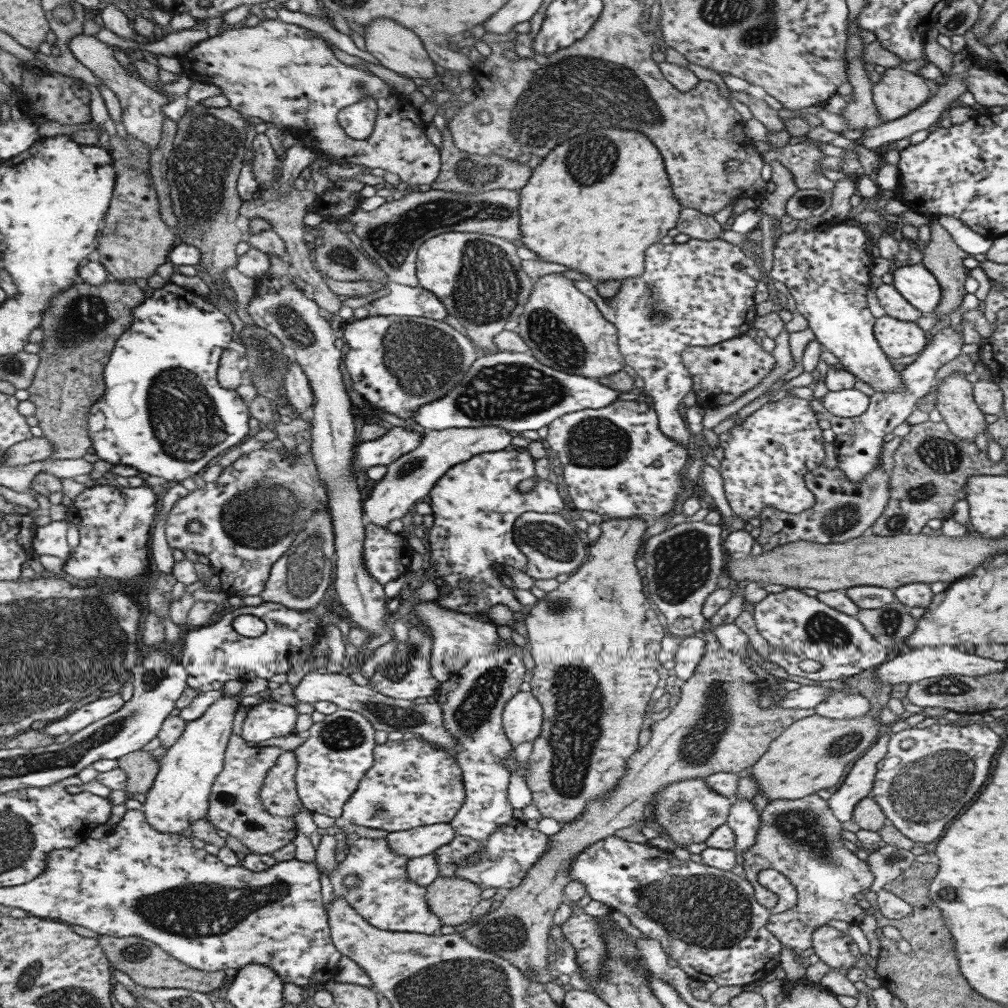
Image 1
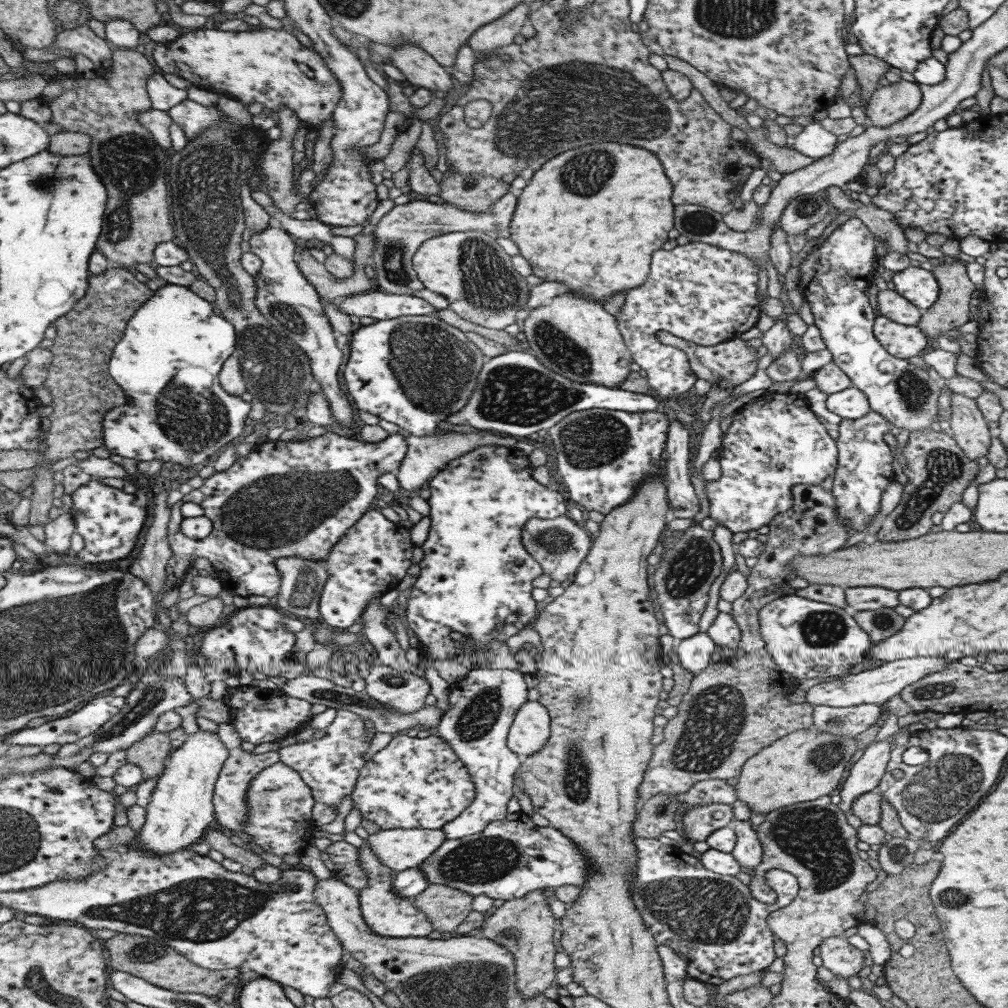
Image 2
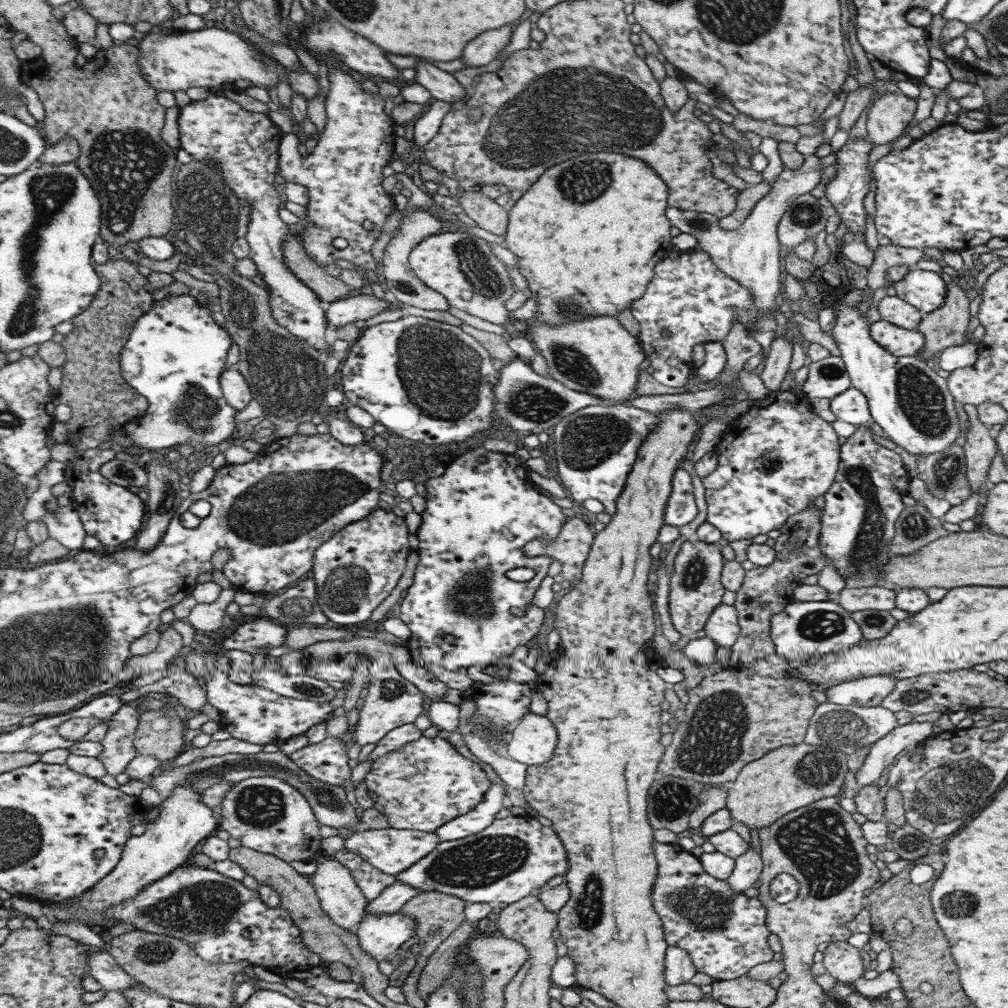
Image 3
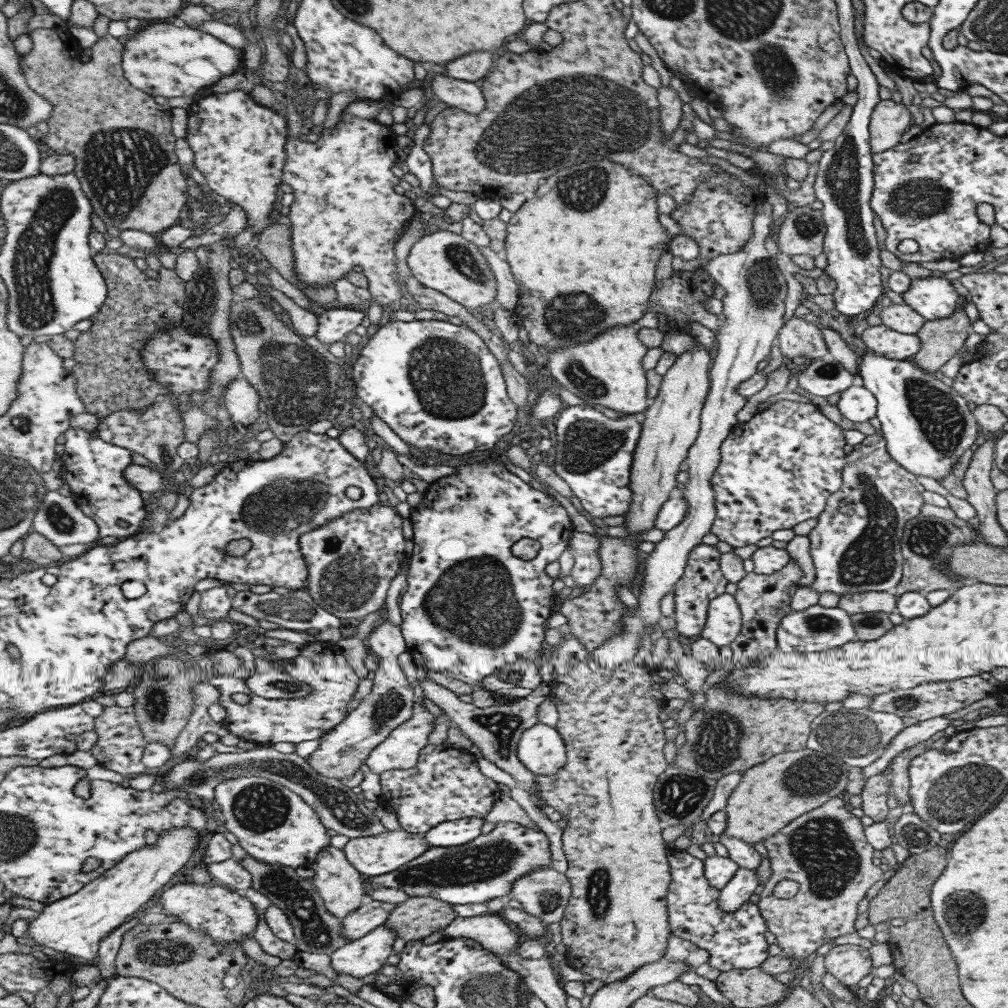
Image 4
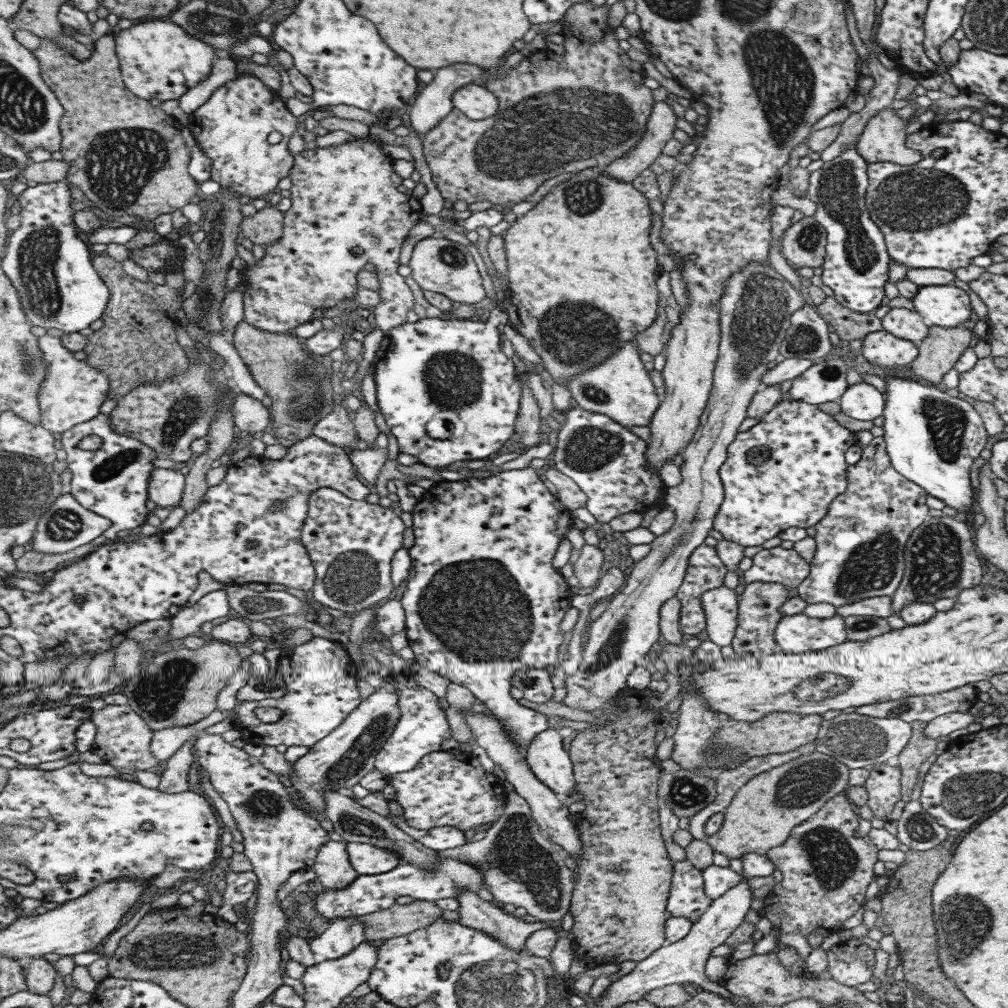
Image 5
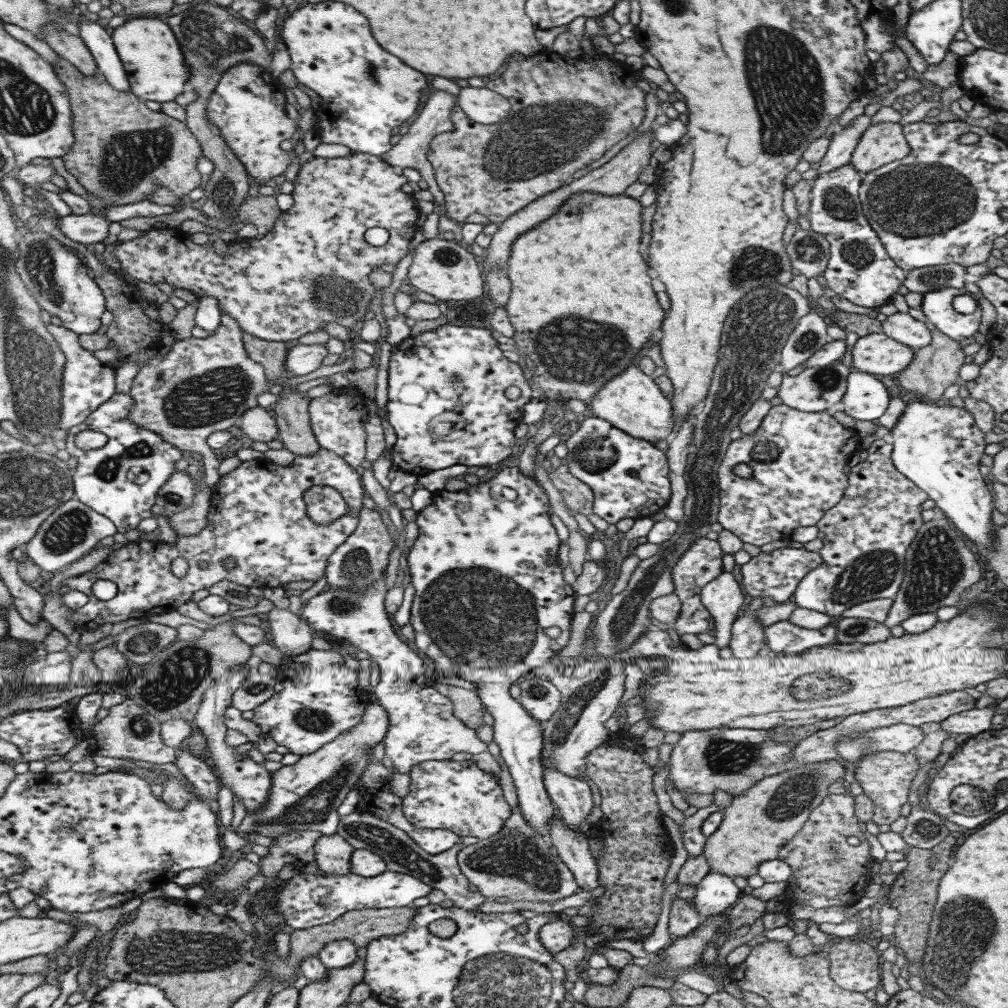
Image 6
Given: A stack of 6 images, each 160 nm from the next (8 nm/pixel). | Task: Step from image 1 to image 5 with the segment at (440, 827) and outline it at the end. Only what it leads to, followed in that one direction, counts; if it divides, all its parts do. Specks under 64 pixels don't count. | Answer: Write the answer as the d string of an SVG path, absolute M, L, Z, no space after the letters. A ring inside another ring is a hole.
M348 842L345 845L349 862L358 875L389 872L400 863L398 854L389 849L358 842Z

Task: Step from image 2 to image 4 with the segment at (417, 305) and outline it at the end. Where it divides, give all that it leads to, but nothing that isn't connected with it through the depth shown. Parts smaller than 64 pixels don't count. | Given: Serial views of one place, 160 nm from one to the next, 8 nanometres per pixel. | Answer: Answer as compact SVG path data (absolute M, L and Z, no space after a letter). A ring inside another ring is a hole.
M326 307L316 314L317 331L314 336L325 347L332 342L343 341L345 336L361 324L363 317L361 307Z

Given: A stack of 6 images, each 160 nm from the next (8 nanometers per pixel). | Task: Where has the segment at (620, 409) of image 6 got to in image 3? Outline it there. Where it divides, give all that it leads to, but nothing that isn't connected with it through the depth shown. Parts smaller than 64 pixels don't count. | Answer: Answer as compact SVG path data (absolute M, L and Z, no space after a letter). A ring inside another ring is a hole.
M587 316L581 320L547 326L532 320L523 326L531 326L531 340L538 353L545 358L546 372L548 376L564 384L571 390L584 392L599 399L607 400L609 404L616 405L634 399L637 394L636 385L639 364L645 358L638 339L631 336L614 317L611 316Z

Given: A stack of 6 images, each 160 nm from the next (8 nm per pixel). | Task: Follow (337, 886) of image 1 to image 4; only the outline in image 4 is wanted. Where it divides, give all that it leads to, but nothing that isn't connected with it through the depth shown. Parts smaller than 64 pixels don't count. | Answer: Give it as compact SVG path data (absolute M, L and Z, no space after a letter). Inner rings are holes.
M379 925L367 934L348 942L330 954L330 966L336 972L361 978L378 970L394 952L396 932Z

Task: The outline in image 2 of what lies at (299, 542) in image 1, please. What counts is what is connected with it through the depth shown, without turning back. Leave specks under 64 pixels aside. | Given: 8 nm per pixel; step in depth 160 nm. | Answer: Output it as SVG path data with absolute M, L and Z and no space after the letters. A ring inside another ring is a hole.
M283 557L275 560L280 581L277 594L273 597L273 606L284 615L300 618L308 623L318 622L318 598L327 573L323 560L305 560L299 557Z

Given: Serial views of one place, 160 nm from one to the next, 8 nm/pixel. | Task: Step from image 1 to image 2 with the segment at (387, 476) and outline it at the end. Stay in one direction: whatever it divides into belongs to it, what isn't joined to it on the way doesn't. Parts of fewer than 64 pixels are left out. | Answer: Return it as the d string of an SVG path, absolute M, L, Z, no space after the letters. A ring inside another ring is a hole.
M448 431L439 435L429 436L413 436L412 434L404 438L407 443L406 453L401 460L399 470L395 472L395 478L399 491L406 497L414 495L420 486L424 486L435 472L441 471L449 461L459 458L467 454L474 448L480 446L499 446L511 447L514 445L518 438L505 434L496 436L495 434L487 433L487 431L475 432L455 432Z

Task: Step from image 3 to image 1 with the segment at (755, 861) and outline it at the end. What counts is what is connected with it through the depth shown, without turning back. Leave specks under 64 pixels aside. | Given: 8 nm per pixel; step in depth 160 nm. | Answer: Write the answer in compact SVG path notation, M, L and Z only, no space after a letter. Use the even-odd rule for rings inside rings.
M734 796L729 800L726 823L735 837L734 849L742 853L754 843L760 825L759 813L751 804L751 800L736 800Z

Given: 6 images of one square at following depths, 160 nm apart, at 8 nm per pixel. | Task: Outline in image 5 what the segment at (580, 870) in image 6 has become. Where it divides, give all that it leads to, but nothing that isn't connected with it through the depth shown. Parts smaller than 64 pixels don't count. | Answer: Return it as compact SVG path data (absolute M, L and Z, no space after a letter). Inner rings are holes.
M465 712L463 717L465 717L465 725L469 727L469 731L471 731L471 735L475 739L474 745L481 747L489 757L489 760L492 760L501 768L507 782L513 786L513 791L527 802L531 817L540 832L553 844L567 852L575 860L578 860L582 853L580 840L578 839L579 827L568 818L568 808L565 808L561 802L557 801L557 796L553 794L554 792L549 790L542 782L539 782L528 769L527 763L522 759L522 753L507 738L505 730L497 724L498 720L495 720L491 715L485 716L483 714L474 714L473 712Z

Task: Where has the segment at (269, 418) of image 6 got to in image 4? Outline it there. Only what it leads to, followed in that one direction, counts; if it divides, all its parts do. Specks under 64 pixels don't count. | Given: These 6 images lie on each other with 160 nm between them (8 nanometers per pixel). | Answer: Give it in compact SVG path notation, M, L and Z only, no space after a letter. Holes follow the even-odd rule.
M241 376L228 382L222 395L232 422L243 425L251 424L261 415L257 410L257 402L260 400L259 395Z

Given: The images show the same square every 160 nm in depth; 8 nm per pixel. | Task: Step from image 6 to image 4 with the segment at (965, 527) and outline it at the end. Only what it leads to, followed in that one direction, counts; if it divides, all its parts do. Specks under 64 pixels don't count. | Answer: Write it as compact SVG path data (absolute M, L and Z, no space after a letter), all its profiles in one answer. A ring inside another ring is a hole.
M867 350L857 359L857 364L857 382L876 398L875 418L880 422L886 451L891 459L911 474L927 476L937 482L944 479L952 465L957 464L957 460L969 450L977 437L977 423L971 414L972 410L967 407L967 401L952 387L935 379L932 373L922 371L906 359L891 360Z

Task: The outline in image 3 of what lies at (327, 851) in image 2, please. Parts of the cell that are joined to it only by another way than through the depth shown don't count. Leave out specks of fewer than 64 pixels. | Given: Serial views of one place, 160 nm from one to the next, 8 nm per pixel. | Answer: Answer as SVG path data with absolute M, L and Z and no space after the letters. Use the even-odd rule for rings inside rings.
M341 847L329 857L340 861L345 868L349 869L349 874L352 875L355 884L368 901L373 900L379 892L396 880L393 875L379 872L371 864L363 861L359 855L345 847Z

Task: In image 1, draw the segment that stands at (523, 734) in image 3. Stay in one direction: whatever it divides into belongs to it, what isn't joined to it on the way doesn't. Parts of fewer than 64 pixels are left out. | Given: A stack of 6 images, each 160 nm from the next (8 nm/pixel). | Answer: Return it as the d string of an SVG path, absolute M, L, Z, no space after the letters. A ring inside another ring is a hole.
M517 692L505 702L501 722L505 737L513 745L534 742L541 732L543 712L539 702L530 692Z

